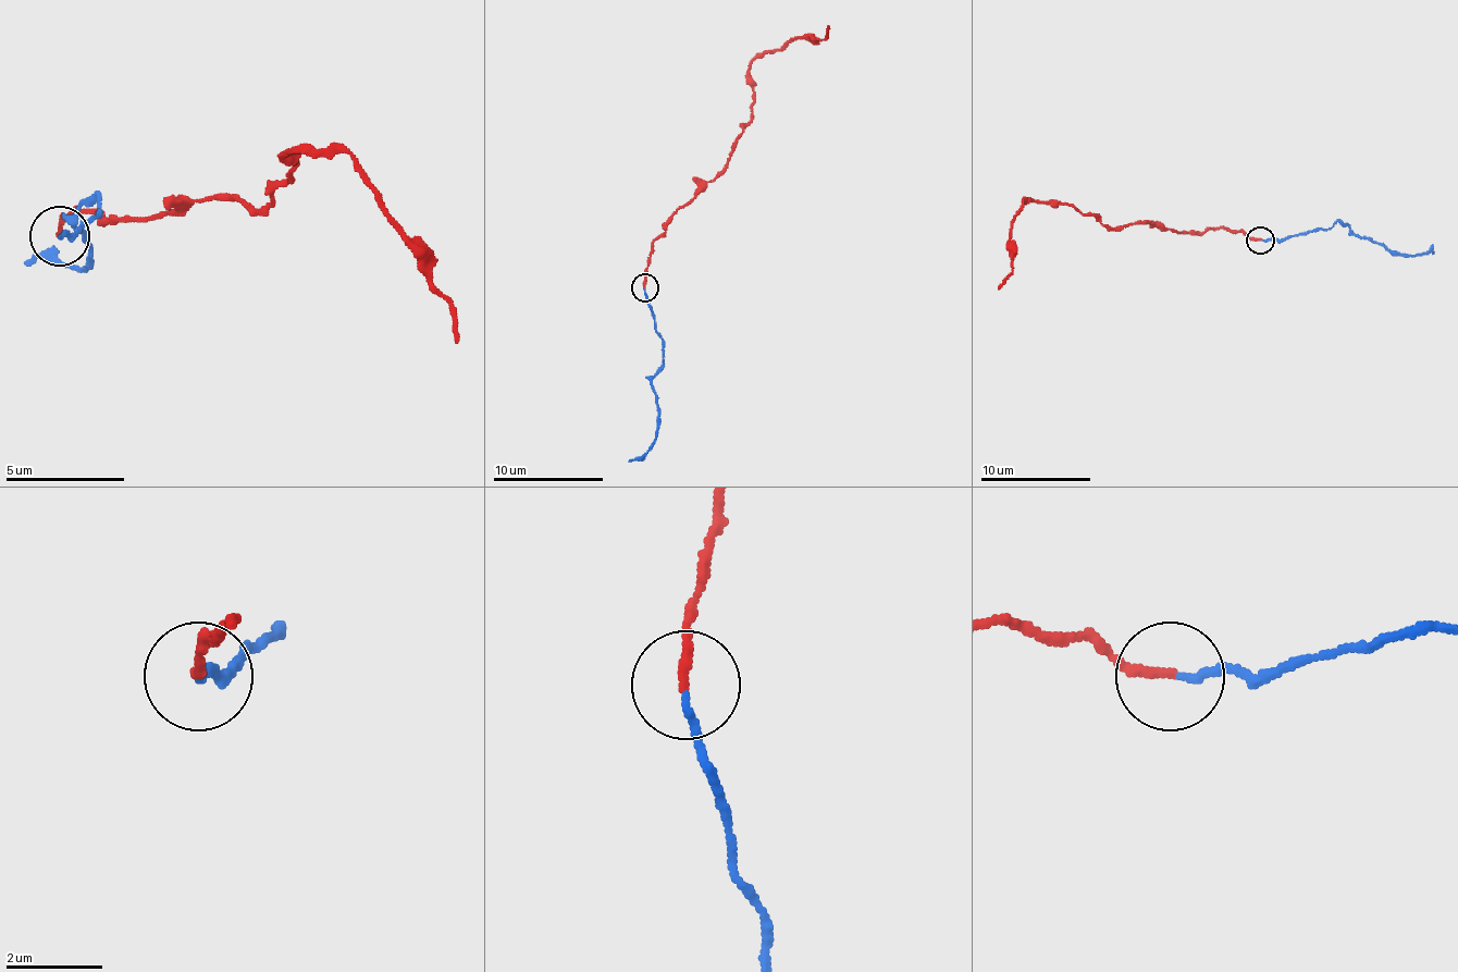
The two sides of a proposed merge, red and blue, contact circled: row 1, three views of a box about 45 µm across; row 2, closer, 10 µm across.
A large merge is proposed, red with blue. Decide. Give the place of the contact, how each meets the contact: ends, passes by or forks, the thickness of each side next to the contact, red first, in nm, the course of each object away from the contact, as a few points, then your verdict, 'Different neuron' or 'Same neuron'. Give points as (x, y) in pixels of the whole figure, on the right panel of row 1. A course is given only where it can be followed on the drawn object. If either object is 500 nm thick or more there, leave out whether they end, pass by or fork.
Place: (1260, 240). At the ring red ends. At the ring blue ends. Thickness 200 nm (red) against 140 nm. Course of red: (1261, 240), (1139, 223), (1107, 229), (1065, 204), (1026, 200), (1010, 234), (1013, 270), (999, 288). Course of blue: (1261, 240), (1341, 223), (1391, 250), (1415, 256), (1434, 253). Same neuron

